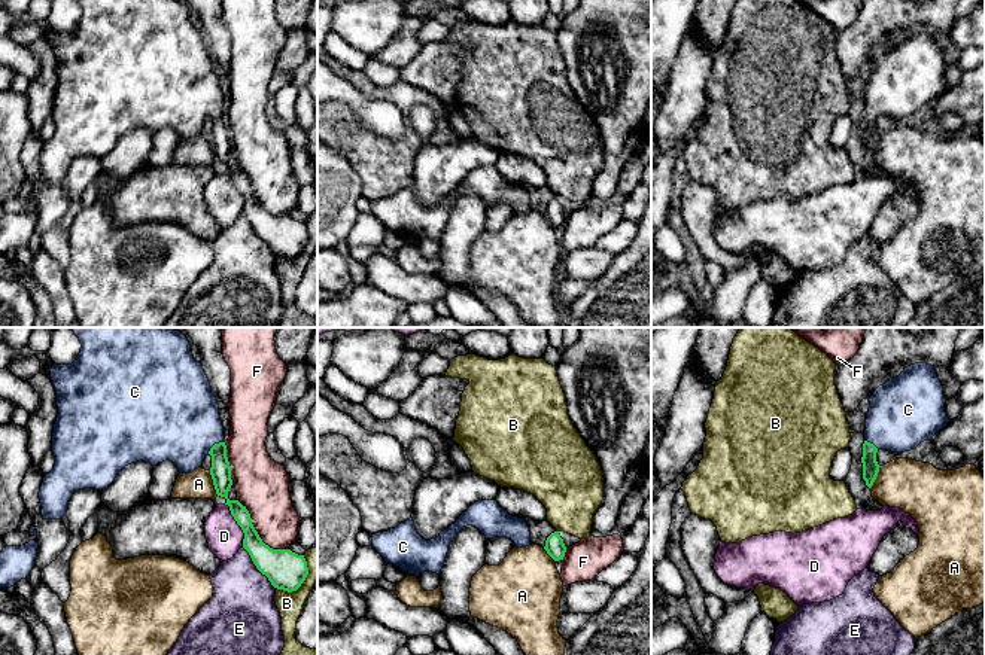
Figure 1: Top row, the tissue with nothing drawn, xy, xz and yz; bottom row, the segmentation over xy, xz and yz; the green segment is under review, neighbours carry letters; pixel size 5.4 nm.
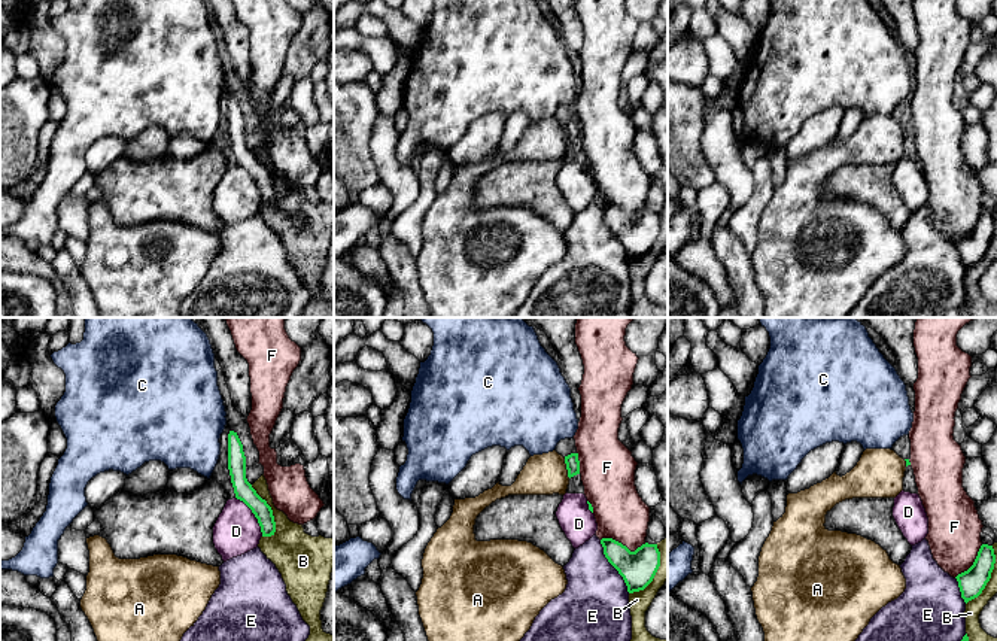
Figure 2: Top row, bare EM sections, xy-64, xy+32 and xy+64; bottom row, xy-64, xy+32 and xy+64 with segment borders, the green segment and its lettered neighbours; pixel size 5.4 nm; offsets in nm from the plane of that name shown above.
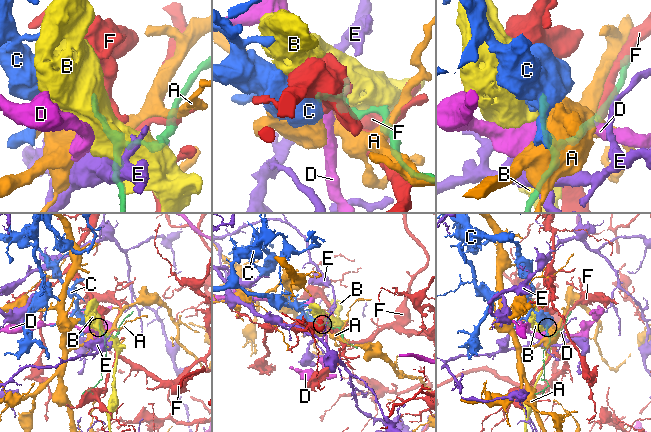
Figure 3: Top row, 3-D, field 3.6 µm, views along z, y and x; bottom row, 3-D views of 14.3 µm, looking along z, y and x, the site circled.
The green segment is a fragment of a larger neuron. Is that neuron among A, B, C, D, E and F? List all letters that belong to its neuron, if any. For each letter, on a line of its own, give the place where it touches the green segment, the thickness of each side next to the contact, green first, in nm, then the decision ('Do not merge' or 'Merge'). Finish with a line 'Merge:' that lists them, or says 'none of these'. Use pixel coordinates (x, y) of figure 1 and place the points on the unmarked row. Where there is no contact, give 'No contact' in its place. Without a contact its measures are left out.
A: Touches green at xy (213, 149). Thickness 110 nm (green) against 150 nm. Do not merge
B: Touches green at xy (303, 247). Thickness 220 nm (green) against 140 nm. Do not merge
C: Touches green at xy (215, 110). Thickness 110 nm (green) against 460 nm. Merge
D: Touches green at xy (237, 189). Thickness 140 nm (green) against 190 nm. Do not merge
E: Touches green at xy (257, 234). Thickness 220 nm (green) against 360 nm. Do not merge
F: Touches green at xy (257, 200). Thickness 200 nm (green) against 280 nm. Do not merge
Merge: C

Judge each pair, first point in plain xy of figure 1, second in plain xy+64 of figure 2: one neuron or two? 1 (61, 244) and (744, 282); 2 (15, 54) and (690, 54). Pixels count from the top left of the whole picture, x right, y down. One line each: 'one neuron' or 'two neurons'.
1: two neurons
2: two neurons

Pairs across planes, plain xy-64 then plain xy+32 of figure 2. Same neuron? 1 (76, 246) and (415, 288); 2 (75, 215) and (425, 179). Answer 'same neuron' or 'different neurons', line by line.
1: different neurons
2: different neurons

